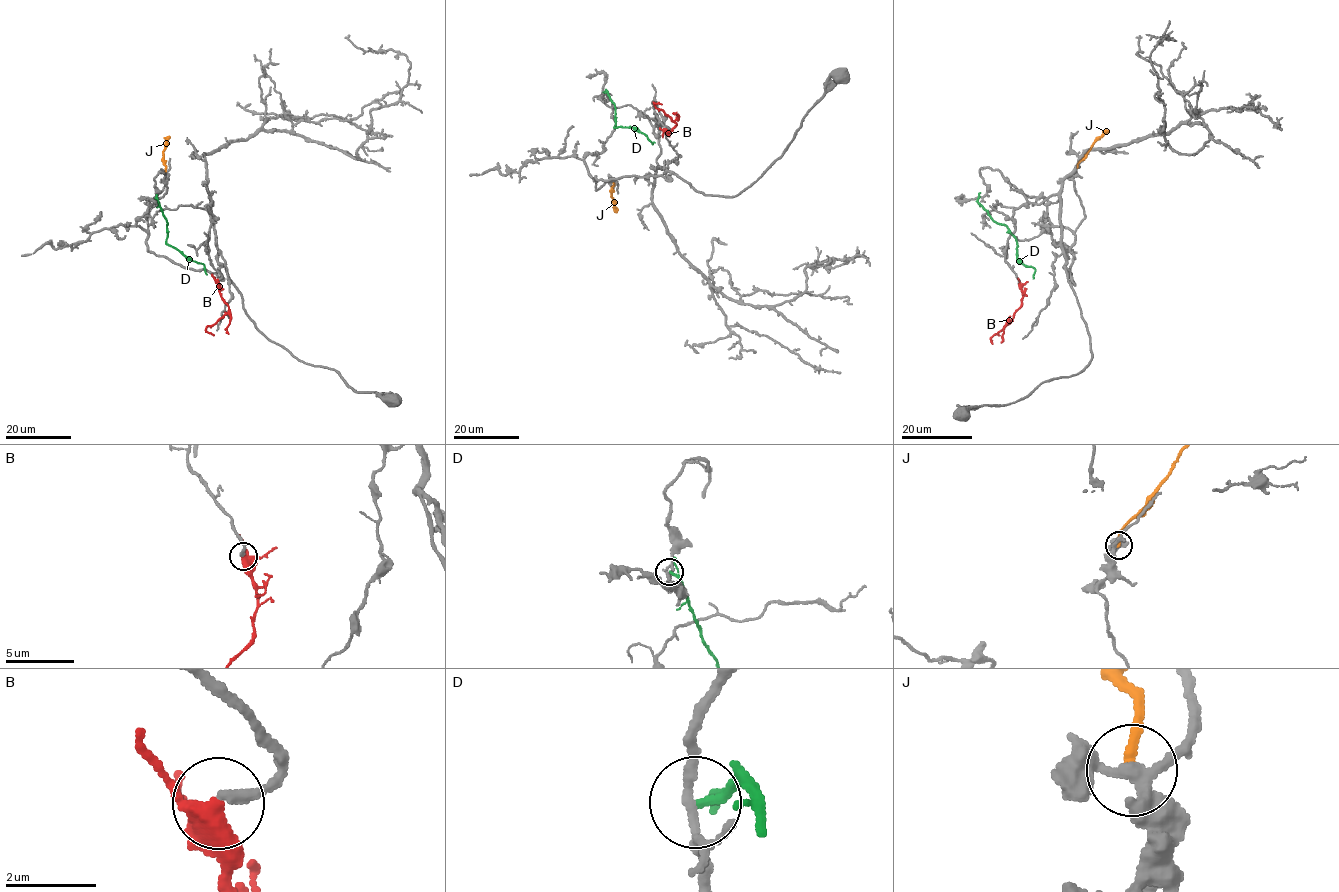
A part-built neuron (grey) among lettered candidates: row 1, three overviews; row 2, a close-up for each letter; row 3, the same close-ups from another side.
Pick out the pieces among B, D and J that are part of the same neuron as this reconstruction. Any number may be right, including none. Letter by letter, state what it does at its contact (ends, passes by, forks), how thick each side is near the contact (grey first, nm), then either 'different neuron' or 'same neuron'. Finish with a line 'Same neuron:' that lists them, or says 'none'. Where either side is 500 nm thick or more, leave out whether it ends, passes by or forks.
B: it passes by | 280/440 nm | same neuron
D: it passes by | 170/130 nm | different neuron
J: it ends | 260/220 nm | different neuron
Same neuron: B

